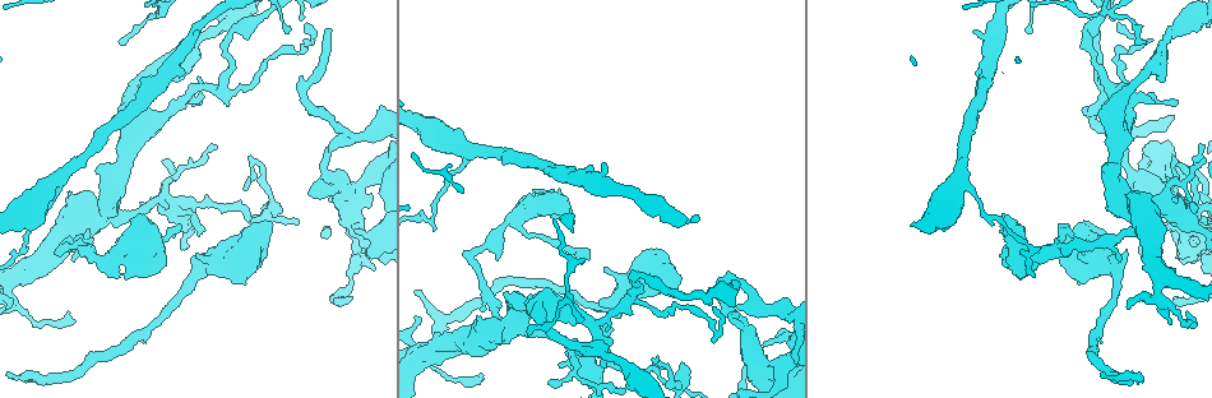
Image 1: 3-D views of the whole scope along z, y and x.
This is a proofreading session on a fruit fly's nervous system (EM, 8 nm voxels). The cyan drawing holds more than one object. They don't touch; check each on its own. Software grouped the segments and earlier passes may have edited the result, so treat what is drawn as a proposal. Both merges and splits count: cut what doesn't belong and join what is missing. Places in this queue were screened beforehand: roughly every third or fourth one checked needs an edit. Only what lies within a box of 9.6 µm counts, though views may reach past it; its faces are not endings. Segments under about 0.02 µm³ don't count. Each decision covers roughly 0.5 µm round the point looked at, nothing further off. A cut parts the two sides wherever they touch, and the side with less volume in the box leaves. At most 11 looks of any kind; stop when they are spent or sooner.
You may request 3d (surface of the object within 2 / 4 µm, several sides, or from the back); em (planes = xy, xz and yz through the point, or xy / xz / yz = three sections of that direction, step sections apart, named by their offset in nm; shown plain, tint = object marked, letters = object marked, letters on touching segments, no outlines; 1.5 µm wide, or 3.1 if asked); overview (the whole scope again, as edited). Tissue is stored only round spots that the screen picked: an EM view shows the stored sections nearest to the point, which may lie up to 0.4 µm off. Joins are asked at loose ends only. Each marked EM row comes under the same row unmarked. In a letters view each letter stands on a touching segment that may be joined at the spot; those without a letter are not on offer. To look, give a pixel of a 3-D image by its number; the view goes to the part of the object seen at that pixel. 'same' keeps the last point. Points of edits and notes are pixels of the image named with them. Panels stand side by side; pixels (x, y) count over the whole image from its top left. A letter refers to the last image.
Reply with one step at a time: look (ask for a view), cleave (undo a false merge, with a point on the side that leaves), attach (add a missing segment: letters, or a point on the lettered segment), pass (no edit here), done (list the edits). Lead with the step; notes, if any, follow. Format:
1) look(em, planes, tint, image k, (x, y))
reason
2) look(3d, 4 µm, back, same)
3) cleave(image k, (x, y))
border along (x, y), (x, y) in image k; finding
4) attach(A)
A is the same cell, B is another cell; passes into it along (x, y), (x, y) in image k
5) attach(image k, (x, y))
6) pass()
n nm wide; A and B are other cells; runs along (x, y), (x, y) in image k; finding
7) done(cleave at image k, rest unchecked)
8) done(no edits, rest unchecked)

look(em, planes, letters, image 1, (94, 222))
four-way junction

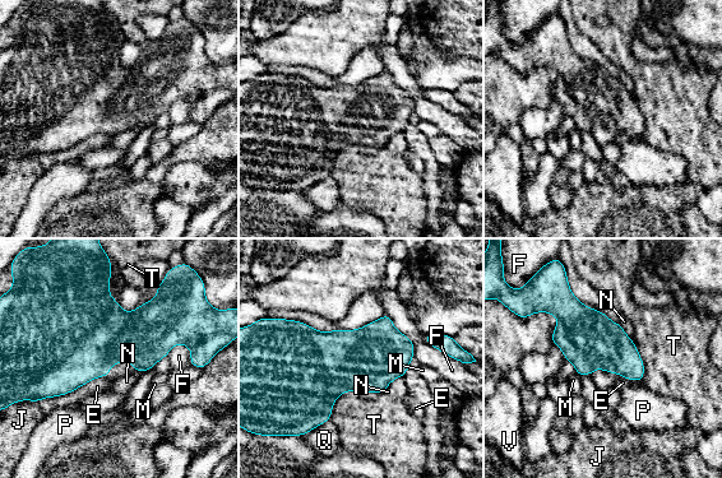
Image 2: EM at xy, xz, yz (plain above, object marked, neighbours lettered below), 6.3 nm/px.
pass()
E, F, J, M, N, P, Q, T and V are other cells; border along (402, 376), (393, 380), (384, 391) in image 2; all the same cell

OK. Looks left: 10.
look(3d, 4 µm, image 1, (98, 262))
three-way junction

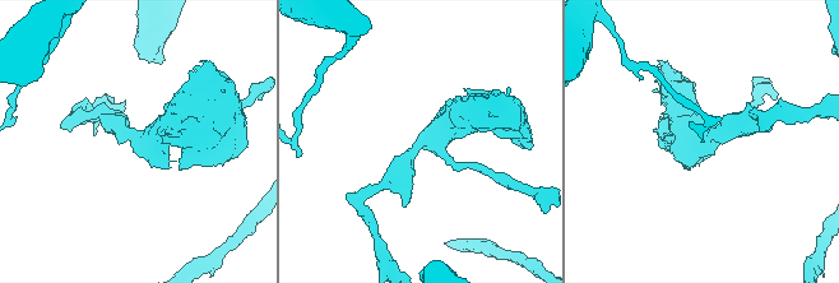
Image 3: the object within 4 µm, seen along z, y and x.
look(em, planes, letters, image 3, (423, 142))
3 arms; shape alone is not enough

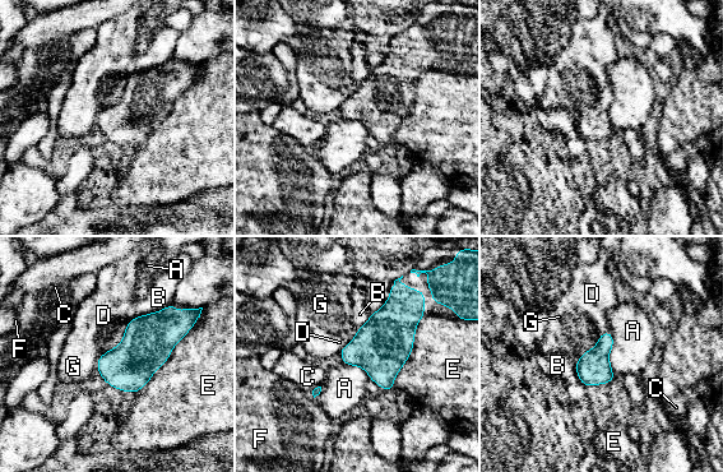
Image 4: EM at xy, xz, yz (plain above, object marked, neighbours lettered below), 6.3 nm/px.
pass()
A, B, C, D, E, F and G are other cells; one cell here

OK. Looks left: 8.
look(3d, 4 µm, image 1, (957, 180))
arms part here

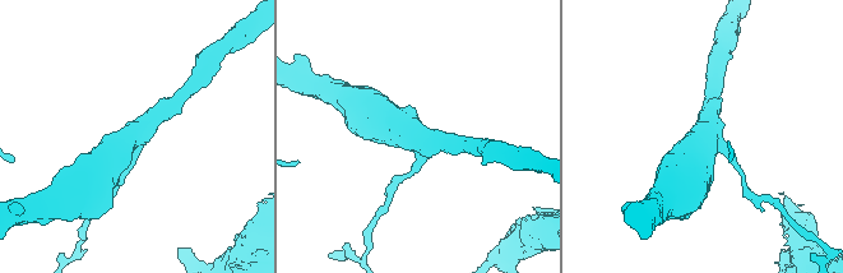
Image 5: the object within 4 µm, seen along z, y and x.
look(em, xz, step 8, letters, image 5, (707, 134))
3 arms

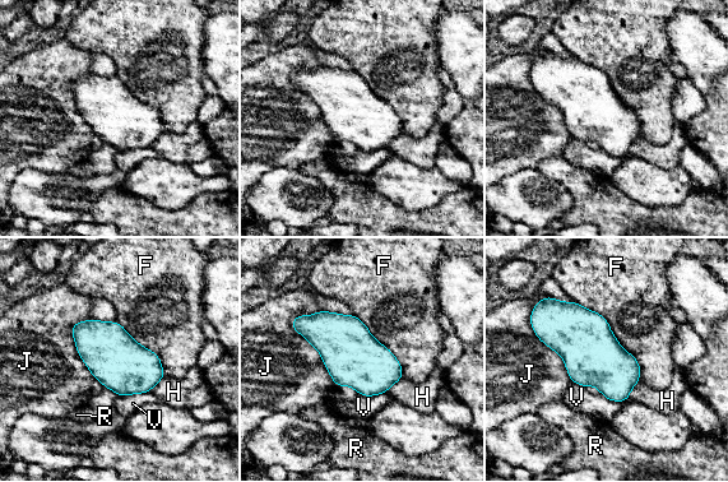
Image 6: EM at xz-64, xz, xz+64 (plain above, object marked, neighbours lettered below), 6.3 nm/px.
look(em, planes, letters, same)
another direction

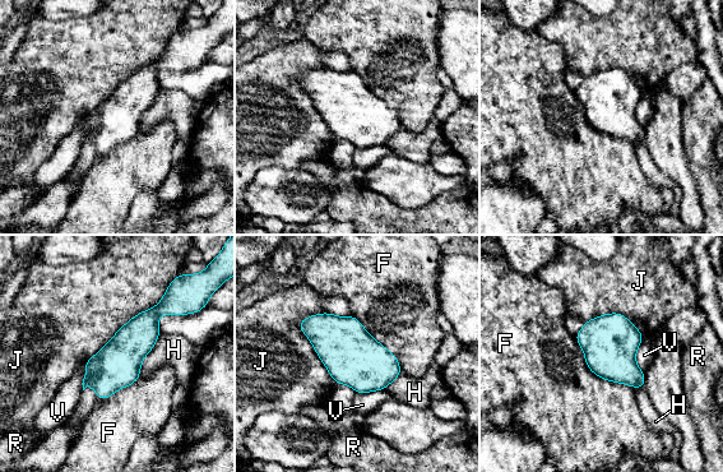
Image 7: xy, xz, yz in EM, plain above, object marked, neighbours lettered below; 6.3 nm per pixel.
pass()
260 nm wide; F, H, J, R and V are other cells; border along (574, 336), (594, 374), (633, 389) in image 7; continuous, no second cell

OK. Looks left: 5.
look(em, planes, letters, image 1, (272, 217))
three-way junction

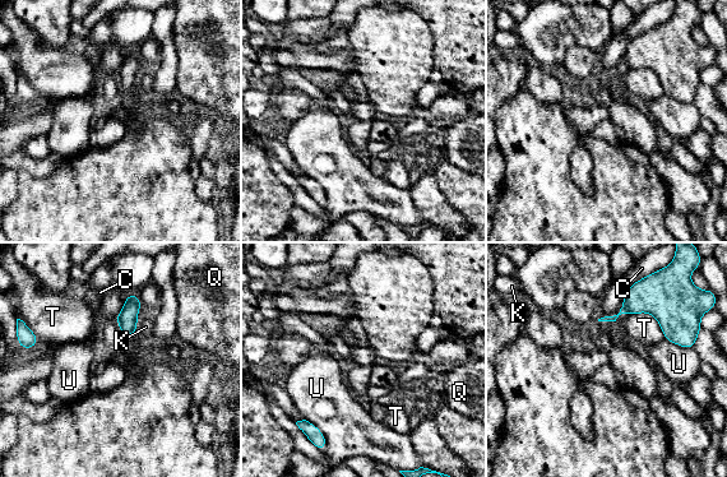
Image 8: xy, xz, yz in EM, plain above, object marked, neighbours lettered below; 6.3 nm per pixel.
pass()
C, K, Q, T and U are other cells; border along (615, 319), (649, 313), (665, 338) in image 8; none of them fits

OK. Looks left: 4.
done(no edits, rest unchecked)

